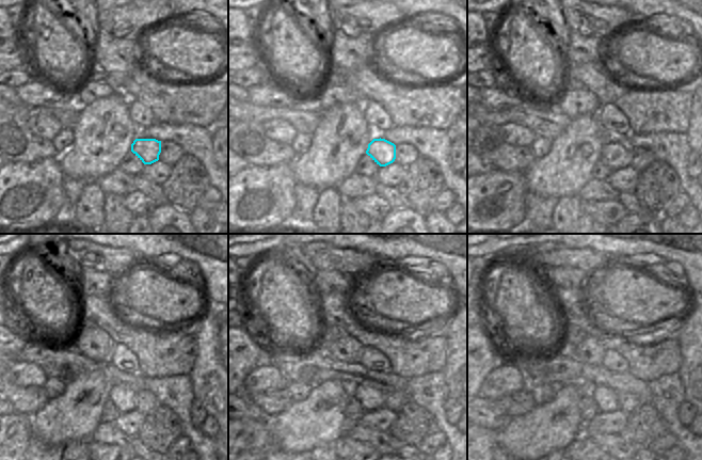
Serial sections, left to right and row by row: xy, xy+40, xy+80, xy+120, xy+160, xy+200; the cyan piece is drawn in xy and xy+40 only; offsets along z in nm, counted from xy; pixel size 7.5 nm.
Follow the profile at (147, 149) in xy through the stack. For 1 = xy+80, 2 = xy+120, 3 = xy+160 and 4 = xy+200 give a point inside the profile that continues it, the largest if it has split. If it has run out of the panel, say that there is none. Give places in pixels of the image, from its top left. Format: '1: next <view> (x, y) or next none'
1: next xy+80 (616, 156)
2: next xy+120 (126, 397)
3: next xy+160 (369, 398)
4: next xy+200 (606, 398)

